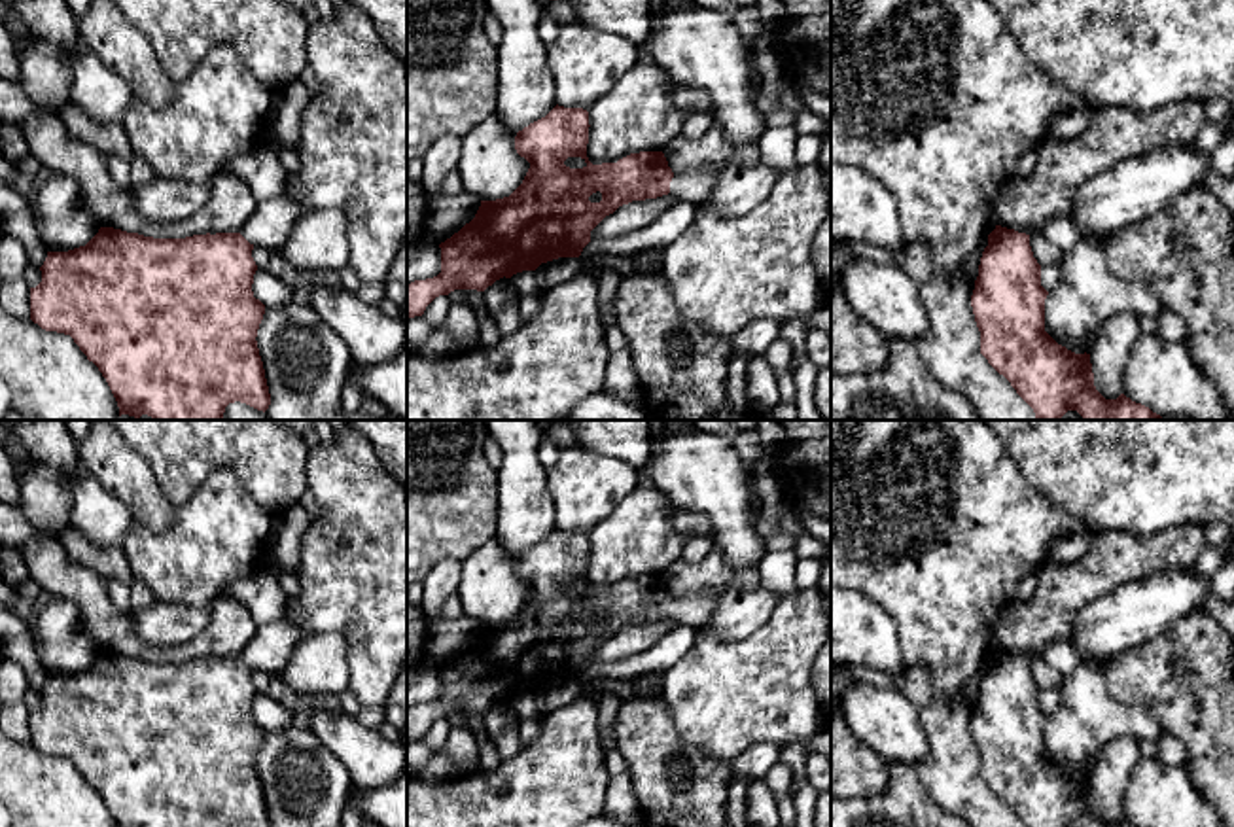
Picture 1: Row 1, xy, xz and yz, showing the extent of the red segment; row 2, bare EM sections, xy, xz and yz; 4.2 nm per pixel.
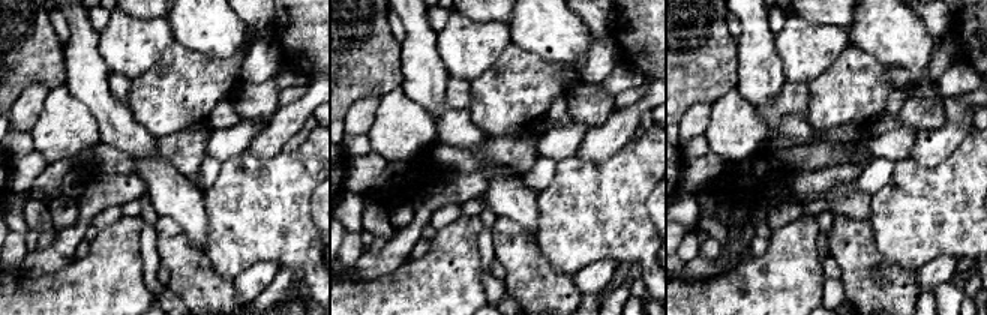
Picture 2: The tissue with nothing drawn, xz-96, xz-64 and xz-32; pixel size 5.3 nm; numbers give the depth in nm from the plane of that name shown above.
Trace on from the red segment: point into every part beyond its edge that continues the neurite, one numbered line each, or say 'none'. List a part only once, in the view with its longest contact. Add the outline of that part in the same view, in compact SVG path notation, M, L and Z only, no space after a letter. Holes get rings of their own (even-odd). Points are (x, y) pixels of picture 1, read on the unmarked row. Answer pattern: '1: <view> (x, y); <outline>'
1: xz (693, 610); M696 592L683 598L674 598L670 606L670 619L698 630L710 619L715 600L717 594L714 592Z

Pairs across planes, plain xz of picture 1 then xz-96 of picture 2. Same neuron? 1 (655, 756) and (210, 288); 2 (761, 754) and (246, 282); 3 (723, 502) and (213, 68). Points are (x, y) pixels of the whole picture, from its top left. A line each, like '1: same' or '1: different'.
1: same
2: same
3: different

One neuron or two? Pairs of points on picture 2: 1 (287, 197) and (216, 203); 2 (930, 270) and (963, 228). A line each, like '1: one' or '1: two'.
1: one
2: two

